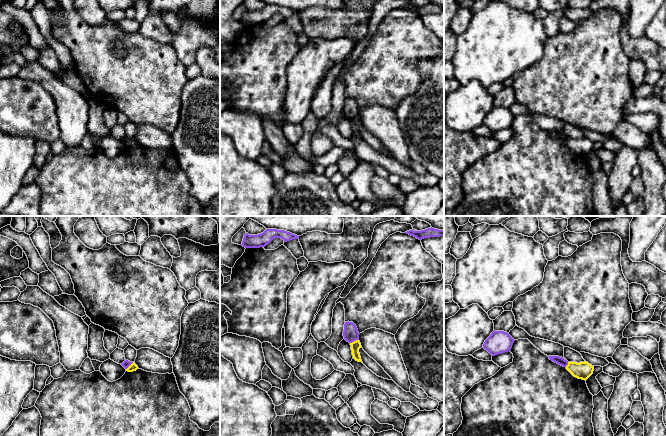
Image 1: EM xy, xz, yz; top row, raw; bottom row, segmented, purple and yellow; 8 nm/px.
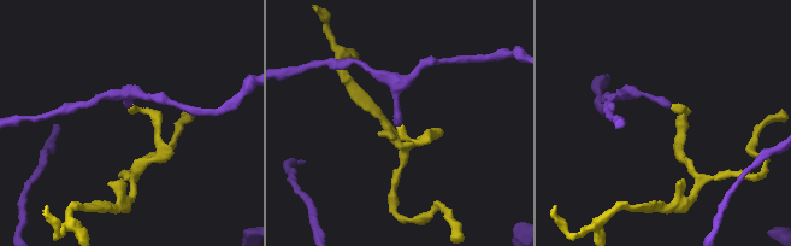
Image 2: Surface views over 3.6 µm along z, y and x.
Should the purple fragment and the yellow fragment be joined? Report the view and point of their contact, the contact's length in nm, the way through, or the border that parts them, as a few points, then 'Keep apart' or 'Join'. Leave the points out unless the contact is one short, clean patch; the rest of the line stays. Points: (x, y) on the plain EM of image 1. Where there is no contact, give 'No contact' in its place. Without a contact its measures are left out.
Touches purple at xz (354, 116). Shared border 80 nm. Boundary: xz (358, 115), (350, 119). Keep apart

